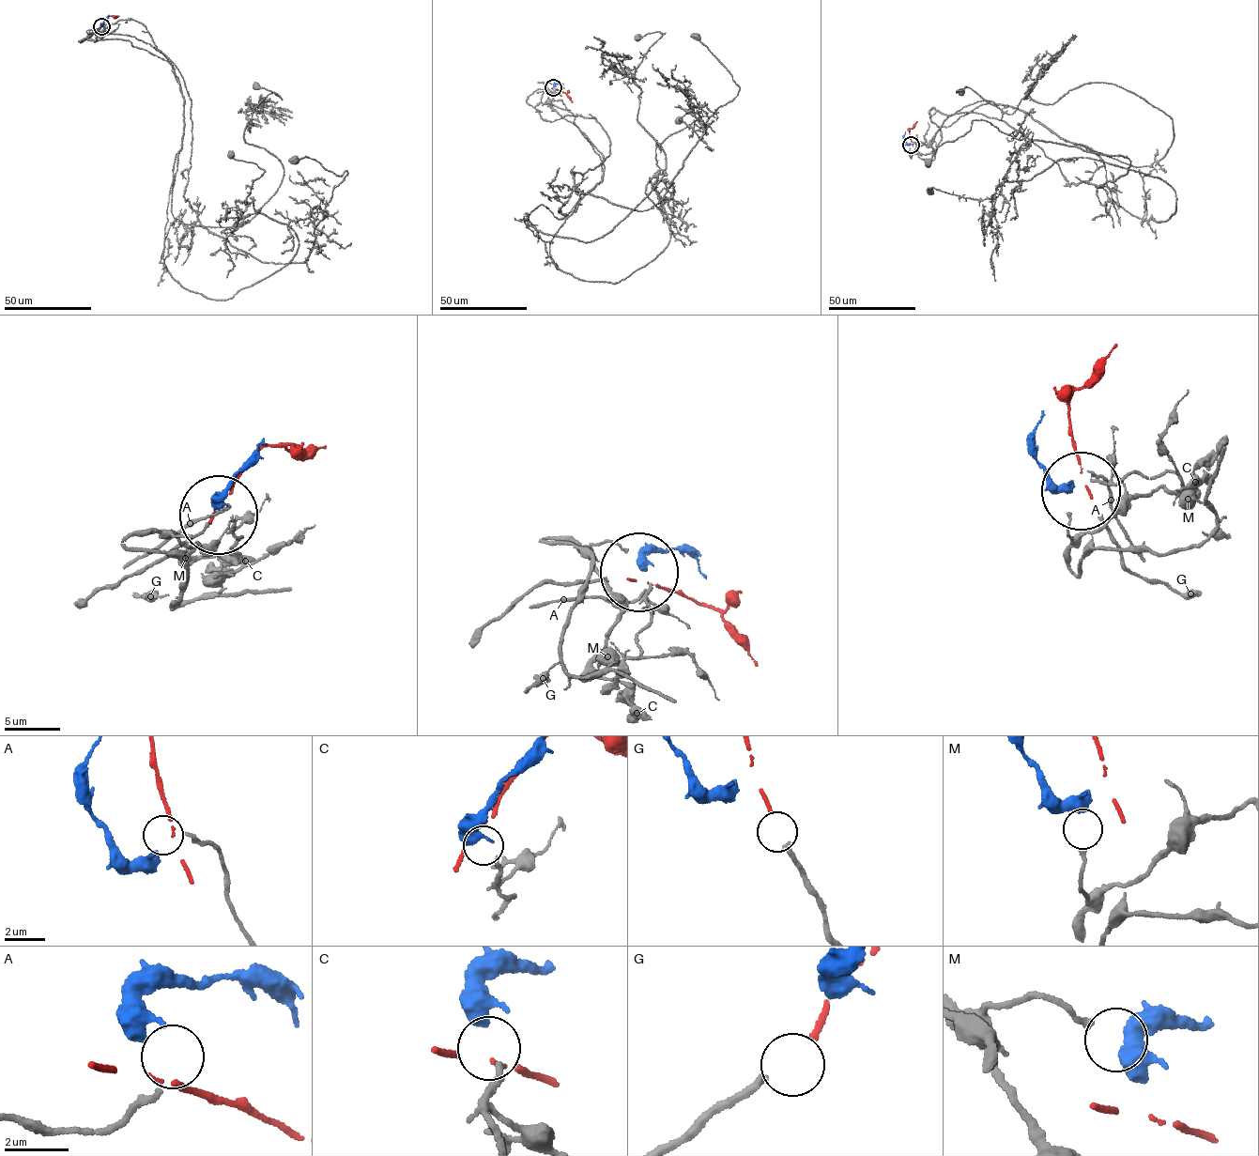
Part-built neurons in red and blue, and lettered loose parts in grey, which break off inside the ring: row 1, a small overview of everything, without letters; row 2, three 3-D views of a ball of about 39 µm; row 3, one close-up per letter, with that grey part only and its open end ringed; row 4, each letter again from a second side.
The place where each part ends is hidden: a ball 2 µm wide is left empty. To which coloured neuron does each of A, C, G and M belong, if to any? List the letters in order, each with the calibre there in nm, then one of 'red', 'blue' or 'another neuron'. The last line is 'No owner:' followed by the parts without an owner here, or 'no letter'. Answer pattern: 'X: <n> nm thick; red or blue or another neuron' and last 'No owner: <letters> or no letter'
A: 200 nm thick; another neuron
C: 160 nm thick; blue
G: 240 nm thick; red
M: 200 nm thick; another neuron
No owner: A, M

